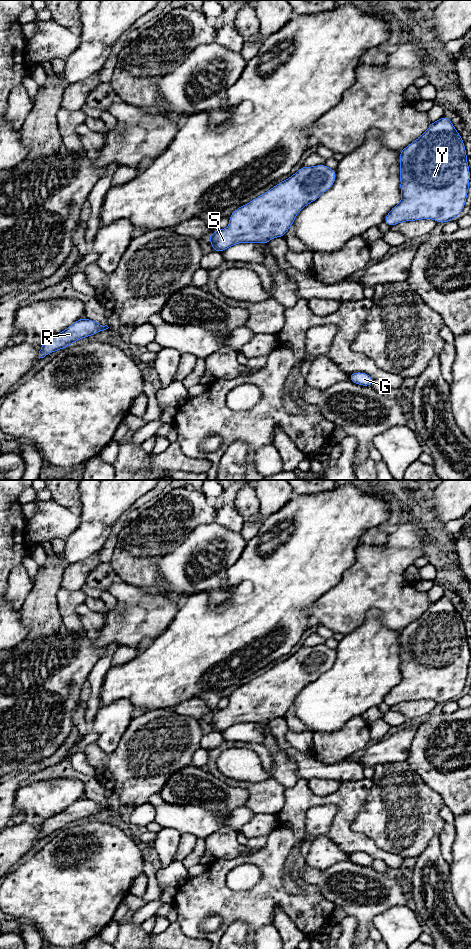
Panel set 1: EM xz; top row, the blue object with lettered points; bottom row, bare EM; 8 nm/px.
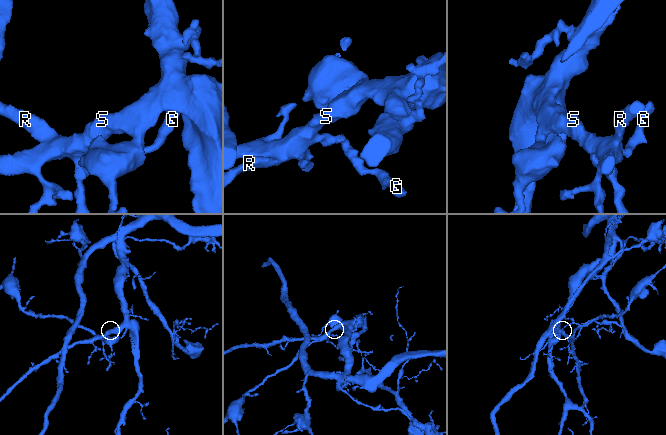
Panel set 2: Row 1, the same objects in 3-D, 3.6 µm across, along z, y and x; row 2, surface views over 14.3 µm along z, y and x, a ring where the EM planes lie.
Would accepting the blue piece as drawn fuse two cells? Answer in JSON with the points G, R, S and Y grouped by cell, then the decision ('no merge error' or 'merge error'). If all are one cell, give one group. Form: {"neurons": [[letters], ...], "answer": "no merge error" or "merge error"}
{"neurons": [["G", "R", "S", "Y"]], "answer": "no merge error"}

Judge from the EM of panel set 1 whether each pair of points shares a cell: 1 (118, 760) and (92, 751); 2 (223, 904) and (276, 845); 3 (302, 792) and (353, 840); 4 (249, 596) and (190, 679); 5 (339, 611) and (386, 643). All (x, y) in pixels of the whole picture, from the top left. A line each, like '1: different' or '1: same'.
1: same
2: same
3: same
4: same
5: different

